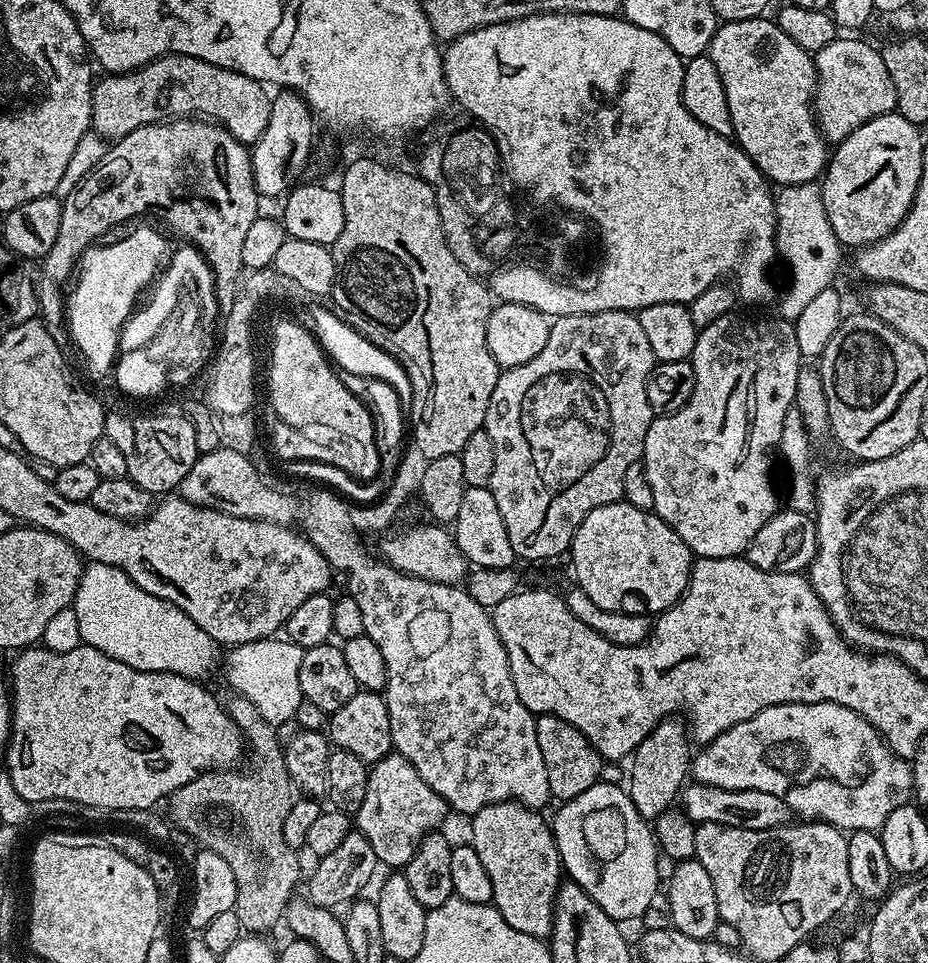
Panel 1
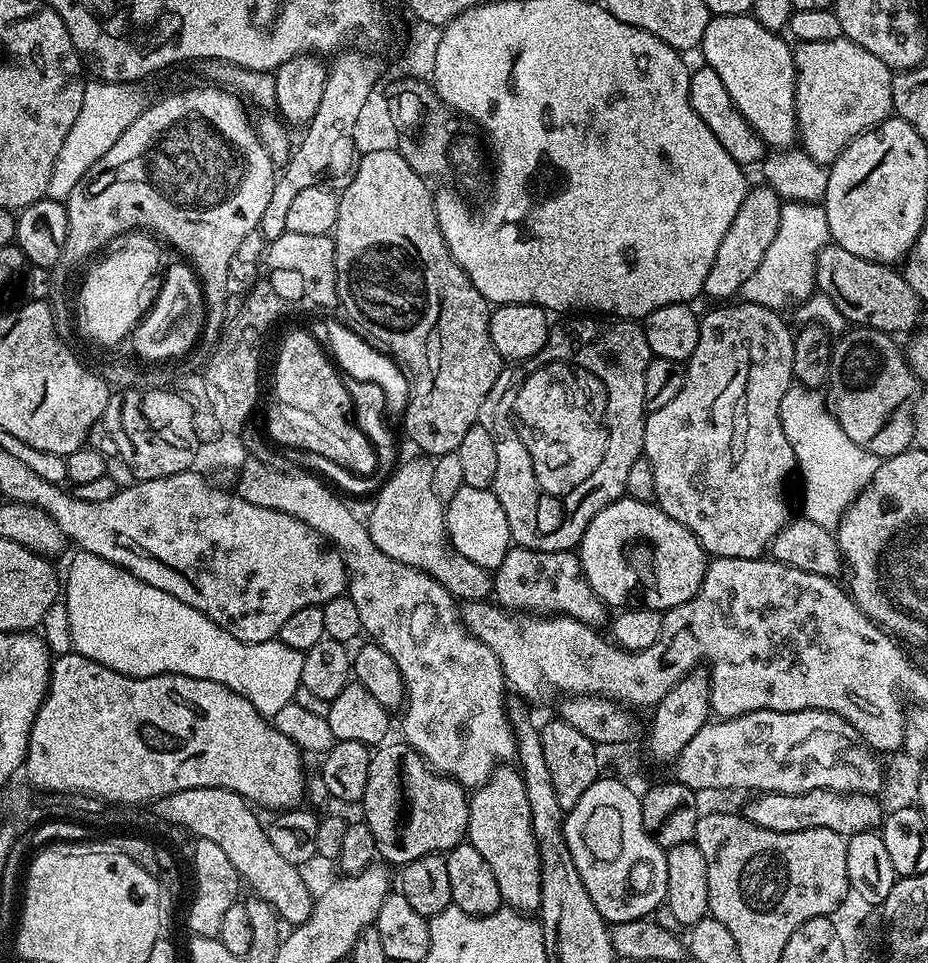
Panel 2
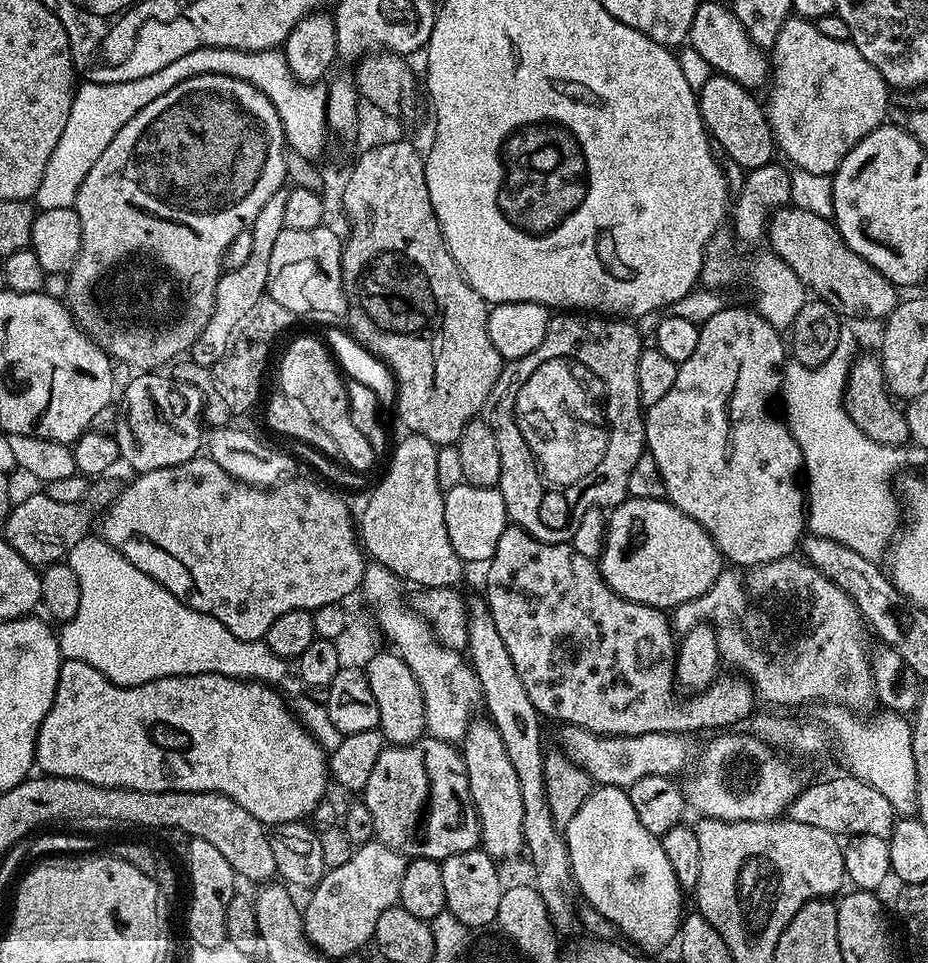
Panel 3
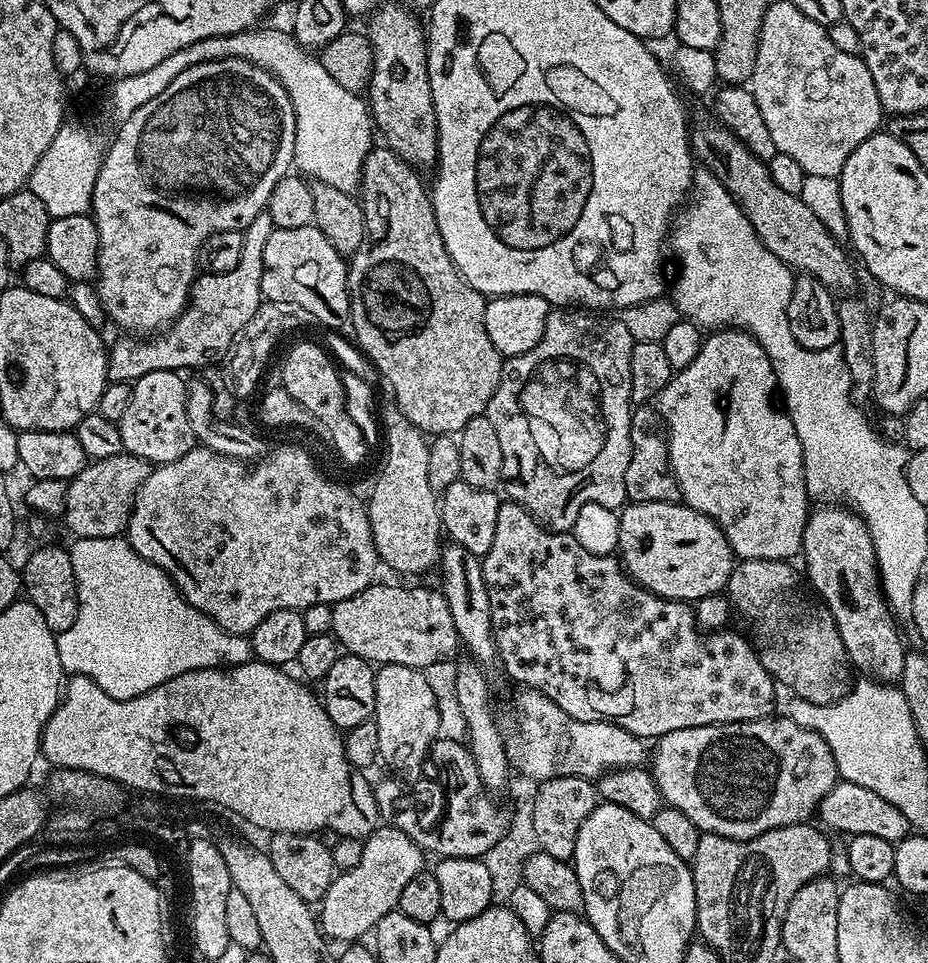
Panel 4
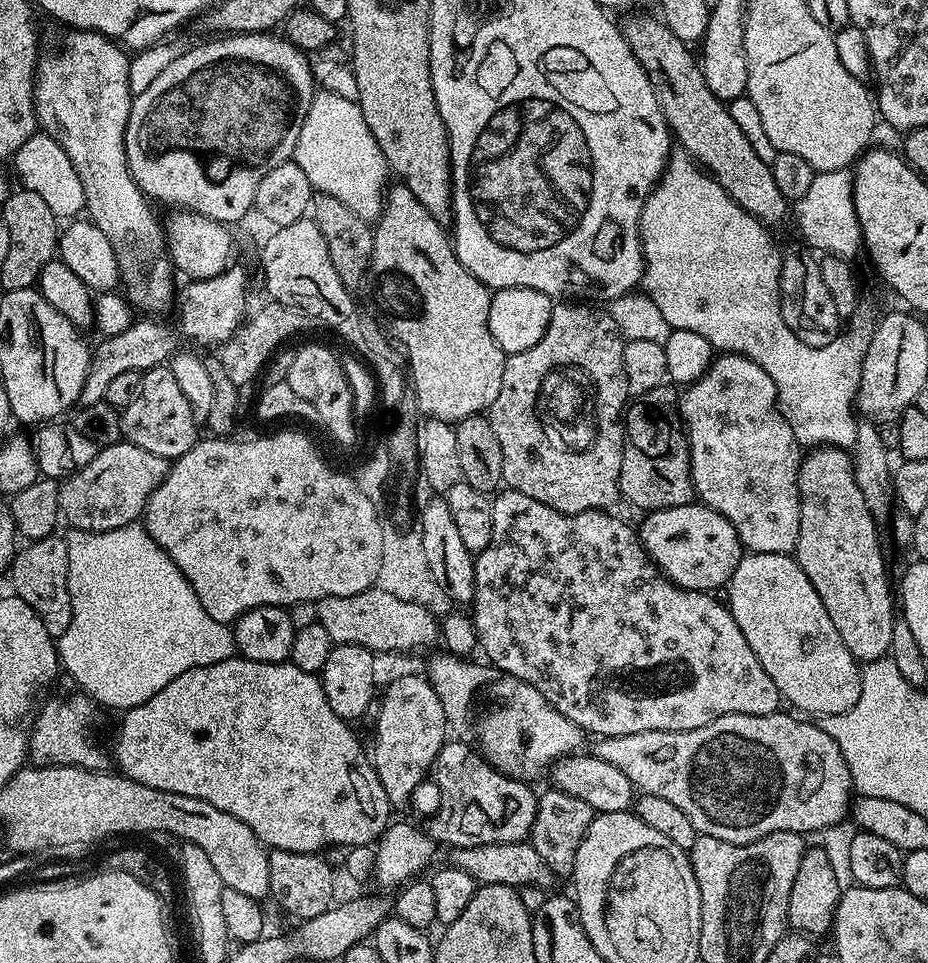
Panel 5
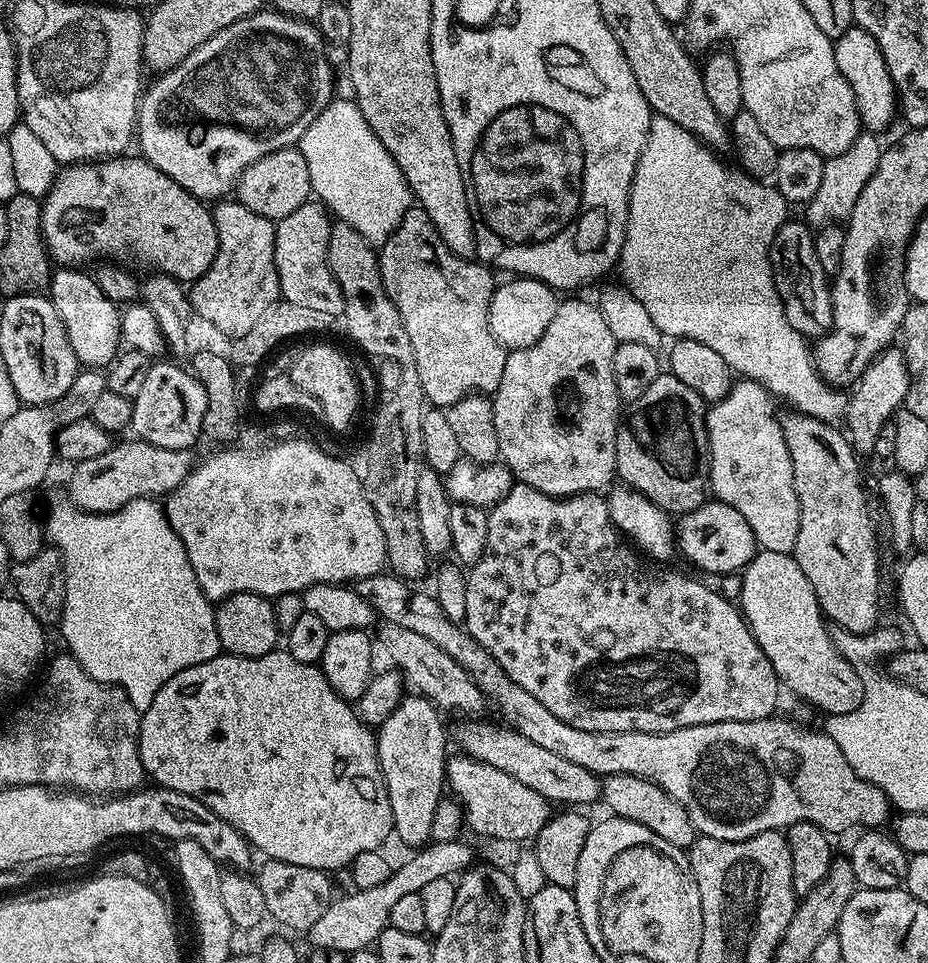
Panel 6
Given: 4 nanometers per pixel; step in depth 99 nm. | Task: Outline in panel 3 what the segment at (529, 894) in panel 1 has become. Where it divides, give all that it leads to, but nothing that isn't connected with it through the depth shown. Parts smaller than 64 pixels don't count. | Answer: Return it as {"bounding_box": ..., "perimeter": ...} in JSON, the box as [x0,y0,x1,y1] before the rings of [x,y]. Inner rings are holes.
{"bounding_box":[462,719,525,862],"perimeter":[[[473,719],[462,741],[462,755],[466,778],[470,782],[470,798],[480,819],[482,851],[497,862],[512,860],[519,852],[521,855],[525,851],[522,786],[518,786],[518,777],[514,765],[510,763],[510,757],[506,754],[506,745],[502,743],[502,738],[491,720]]]}

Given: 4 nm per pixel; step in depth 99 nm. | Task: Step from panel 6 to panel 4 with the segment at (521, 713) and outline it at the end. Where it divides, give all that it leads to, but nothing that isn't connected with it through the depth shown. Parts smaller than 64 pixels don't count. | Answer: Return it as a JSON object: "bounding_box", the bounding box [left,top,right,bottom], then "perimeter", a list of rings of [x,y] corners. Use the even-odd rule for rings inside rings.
{"bounding_box":[650,718,838,840],"perimeter":[[[765,718],[763,720],[751,720],[750,722],[694,726],[690,730],[674,730],[670,734],[659,737],[655,741],[654,751],[650,756],[650,771],[652,777],[656,779],[661,801],[667,807],[682,810],[682,814],[686,814],[686,818],[690,818],[690,822],[694,822],[694,826],[698,826],[701,833],[713,832],[731,840],[749,840],[758,834],[766,834],[766,830],[774,830],[782,826],[811,821],[814,813],[819,809],[822,798],[826,798],[829,790],[838,783],[834,754],[830,754],[830,746],[826,746],[824,739],[814,730],[806,730],[787,718],[781,718],[781,720],[776,719]]]}

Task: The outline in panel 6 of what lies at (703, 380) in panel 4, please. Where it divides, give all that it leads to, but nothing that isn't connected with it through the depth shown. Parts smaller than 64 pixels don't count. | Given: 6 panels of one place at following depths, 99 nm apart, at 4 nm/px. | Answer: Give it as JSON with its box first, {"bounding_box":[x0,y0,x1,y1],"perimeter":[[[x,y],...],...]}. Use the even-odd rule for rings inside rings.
{"bounding_box":[704,379,798,553],"perimeter":[[[737,379],[721,400],[707,409],[704,425],[708,431],[708,482],[710,492],[726,506],[734,506],[742,518],[746,518],[750,530],[754,530],[757,545],[766,551],[791,553],[798,542],[798,494],[794,490],[794,466],[790,462],[790,450],[786,450],[786,438],[782,434],[777,417],[772,417],[773,397],[758,382]]]}

